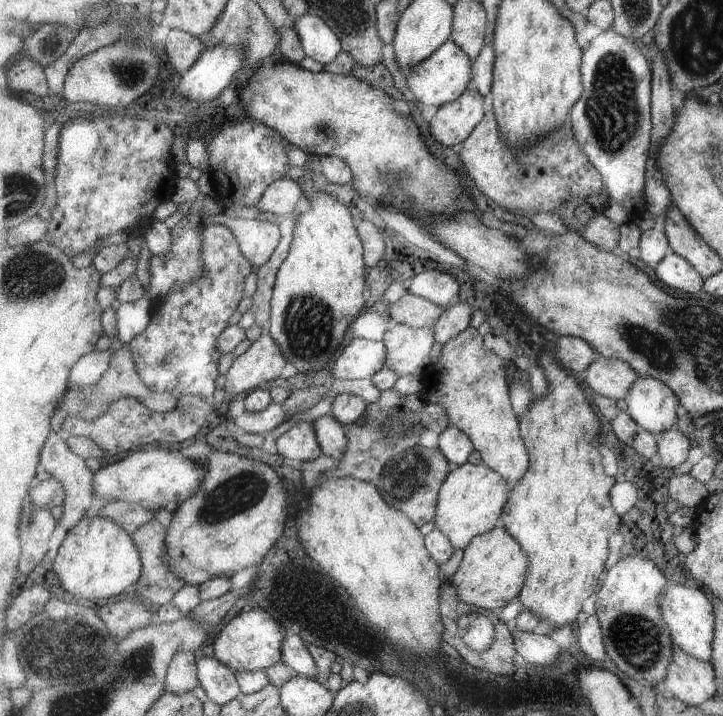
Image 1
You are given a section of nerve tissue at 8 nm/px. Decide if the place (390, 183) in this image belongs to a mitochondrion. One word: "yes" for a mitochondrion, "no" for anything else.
yes

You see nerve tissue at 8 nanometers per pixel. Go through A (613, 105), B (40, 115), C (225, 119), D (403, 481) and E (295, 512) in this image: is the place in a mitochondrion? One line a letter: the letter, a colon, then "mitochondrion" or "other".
A: mitochondrion
B: other
C: other
D: mitochondrion
E: other

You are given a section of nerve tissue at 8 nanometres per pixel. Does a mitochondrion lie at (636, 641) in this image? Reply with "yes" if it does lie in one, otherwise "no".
yes

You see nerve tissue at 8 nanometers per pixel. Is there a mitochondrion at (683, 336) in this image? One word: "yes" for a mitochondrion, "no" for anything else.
yes

